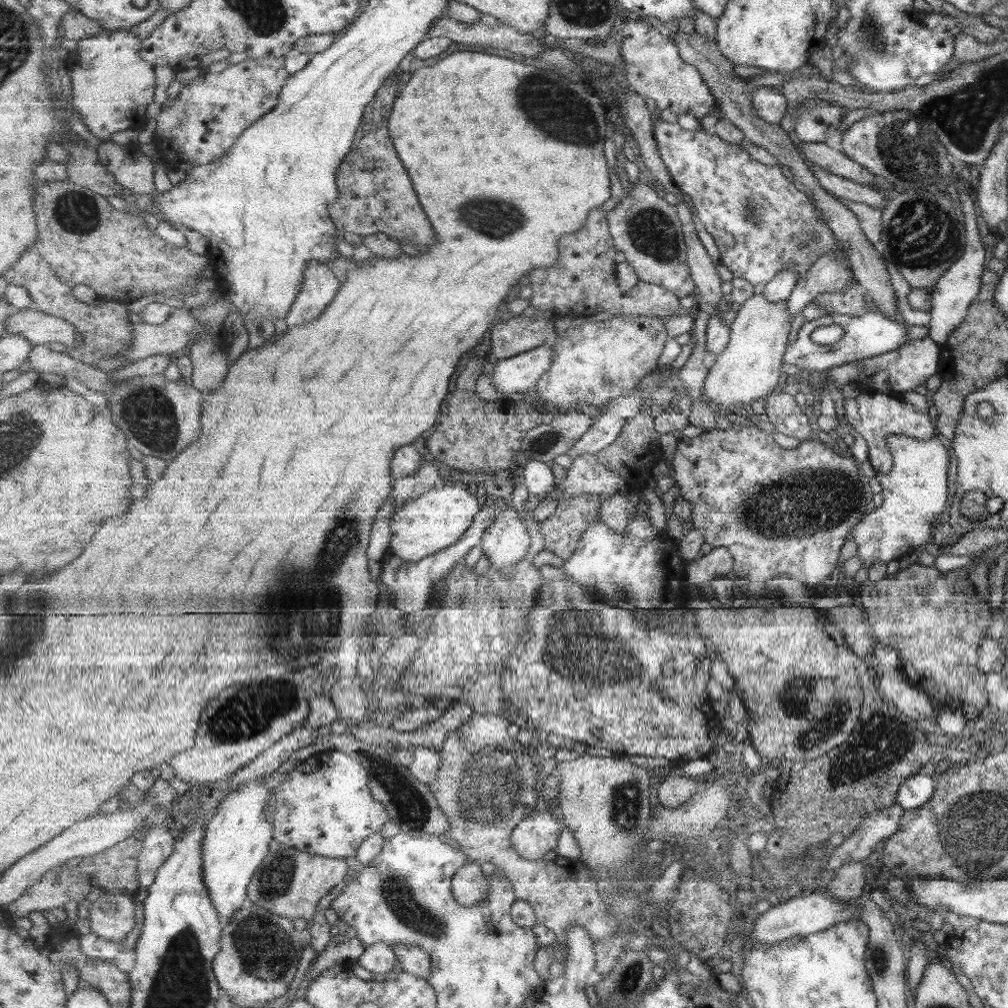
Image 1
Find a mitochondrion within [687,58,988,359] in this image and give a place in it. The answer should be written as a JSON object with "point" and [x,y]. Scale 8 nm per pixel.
{"point":[921,236]}

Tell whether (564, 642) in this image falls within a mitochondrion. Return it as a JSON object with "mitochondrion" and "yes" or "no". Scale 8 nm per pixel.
{"mitochondrion":"yes"}

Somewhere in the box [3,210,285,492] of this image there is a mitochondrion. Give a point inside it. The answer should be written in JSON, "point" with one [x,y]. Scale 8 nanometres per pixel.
{"point":[157,427]}

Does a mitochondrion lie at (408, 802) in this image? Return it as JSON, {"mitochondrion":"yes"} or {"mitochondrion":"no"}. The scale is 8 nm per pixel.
{"mitochondrion":"yes"}

